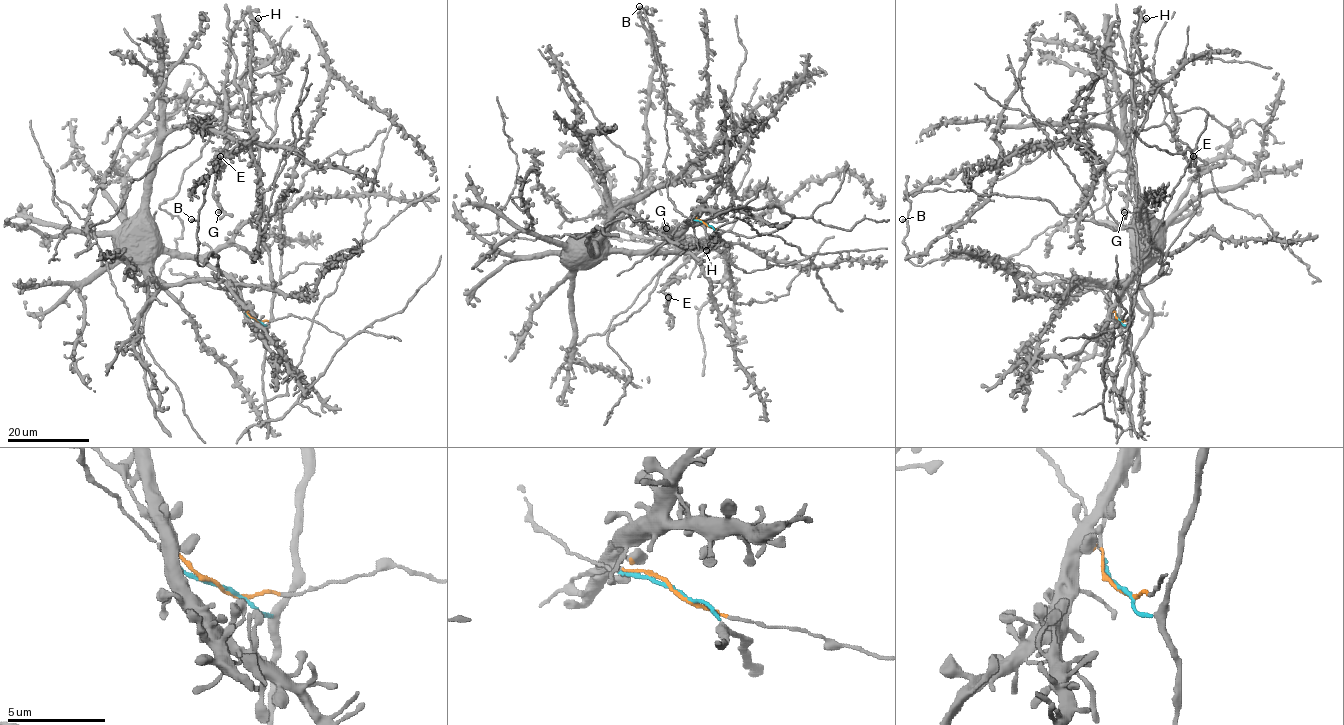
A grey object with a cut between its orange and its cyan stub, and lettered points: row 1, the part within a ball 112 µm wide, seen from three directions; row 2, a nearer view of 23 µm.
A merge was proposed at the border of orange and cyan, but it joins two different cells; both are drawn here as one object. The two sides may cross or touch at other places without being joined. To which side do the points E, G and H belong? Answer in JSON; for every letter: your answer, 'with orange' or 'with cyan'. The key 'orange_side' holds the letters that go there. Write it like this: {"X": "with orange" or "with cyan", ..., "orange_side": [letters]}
{"E": "with cyan", "G": "with cyan", "H": "with cyan", "orange_side": []}

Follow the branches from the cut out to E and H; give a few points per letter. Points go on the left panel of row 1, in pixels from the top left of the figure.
E: (256, 320), (267, 324), (273, 296), (257, 163), (272, 131), (246, 87), (226, 99), (220, 155)
H: (256, 320), (267, 324), (273, 296), (257, 163), (272, 131), (246, 78), (274, 53), (258, 19)

